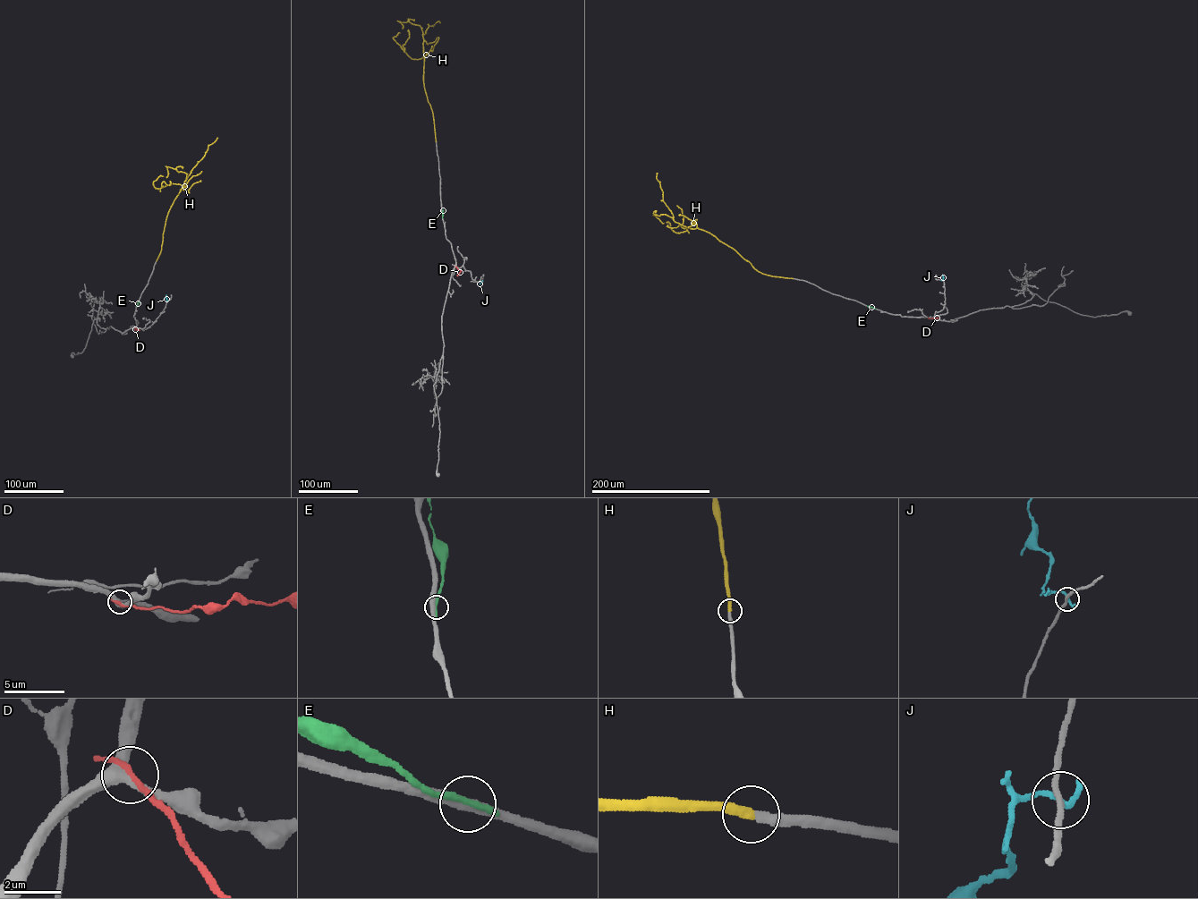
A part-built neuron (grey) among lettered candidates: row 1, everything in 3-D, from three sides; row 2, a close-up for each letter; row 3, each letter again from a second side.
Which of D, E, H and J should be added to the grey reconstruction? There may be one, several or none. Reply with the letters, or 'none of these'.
H

